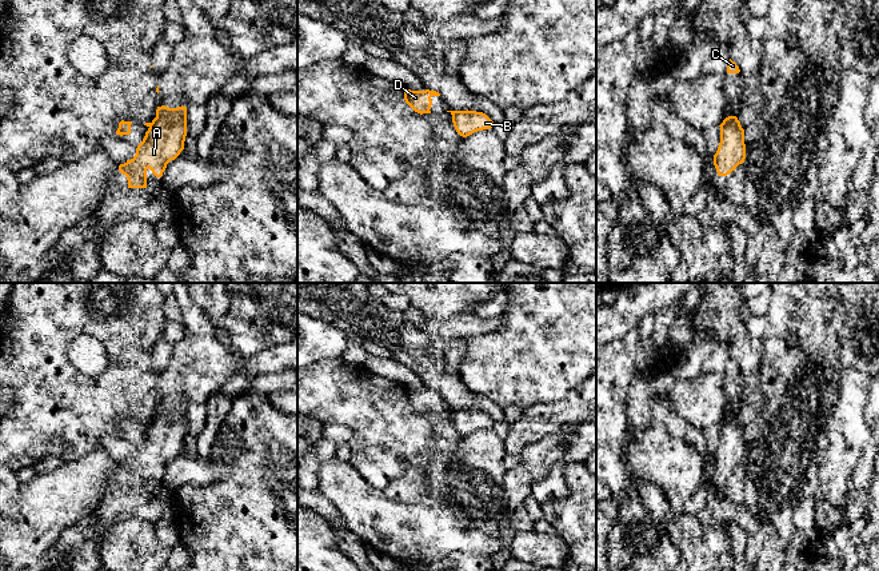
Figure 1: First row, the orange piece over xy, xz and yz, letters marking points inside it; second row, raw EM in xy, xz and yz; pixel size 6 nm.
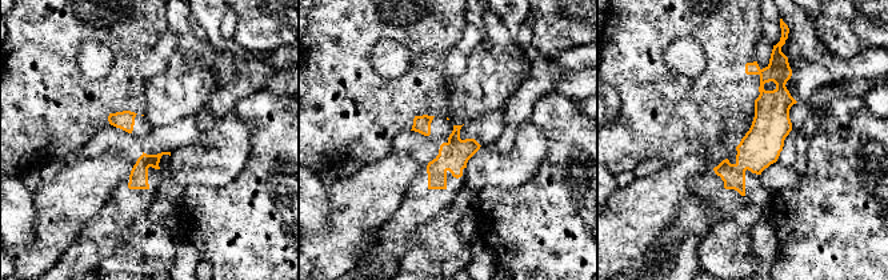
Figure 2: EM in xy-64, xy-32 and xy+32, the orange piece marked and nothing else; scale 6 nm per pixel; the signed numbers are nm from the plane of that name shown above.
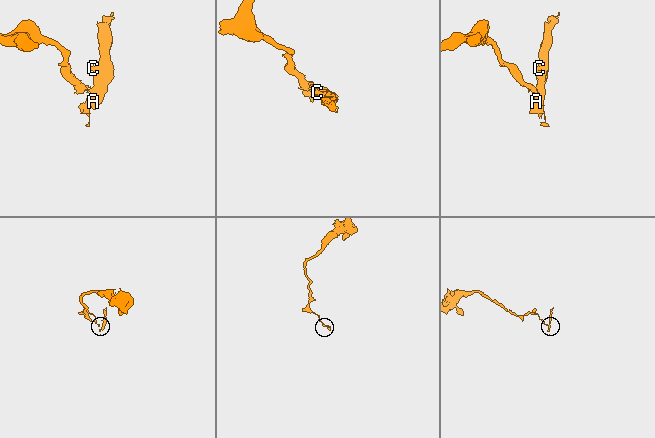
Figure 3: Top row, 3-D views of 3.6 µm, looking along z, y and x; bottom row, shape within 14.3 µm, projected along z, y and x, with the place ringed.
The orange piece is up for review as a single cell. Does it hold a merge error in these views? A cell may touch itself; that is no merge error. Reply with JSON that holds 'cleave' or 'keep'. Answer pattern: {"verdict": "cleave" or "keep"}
{"verdict": "cleave"}

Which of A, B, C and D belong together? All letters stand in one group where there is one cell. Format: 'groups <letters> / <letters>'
groups A B / C D

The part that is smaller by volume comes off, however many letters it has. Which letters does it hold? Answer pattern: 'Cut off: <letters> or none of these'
Cut off: A, B

